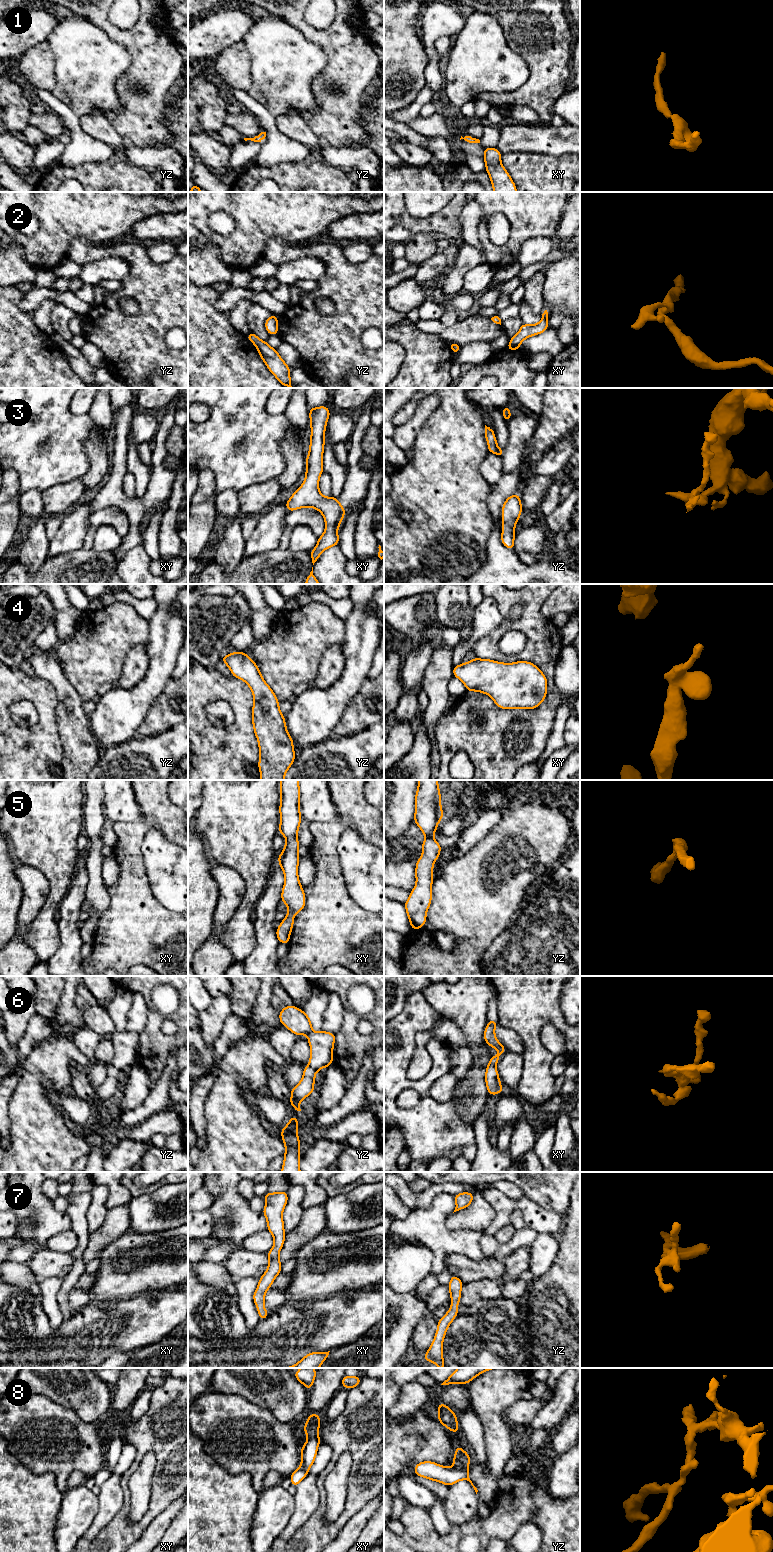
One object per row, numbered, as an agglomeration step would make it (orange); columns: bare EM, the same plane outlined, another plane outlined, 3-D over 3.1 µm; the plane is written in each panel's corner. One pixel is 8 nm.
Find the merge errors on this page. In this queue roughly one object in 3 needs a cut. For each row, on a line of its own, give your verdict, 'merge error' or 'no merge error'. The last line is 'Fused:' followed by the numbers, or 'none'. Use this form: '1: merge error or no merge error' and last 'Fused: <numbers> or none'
1: no merge error
2: no merge error
3: no merge error
4: no merge error
5: no merge error
6: no merge error
7: no merge error
8: merge error
Fused: 8

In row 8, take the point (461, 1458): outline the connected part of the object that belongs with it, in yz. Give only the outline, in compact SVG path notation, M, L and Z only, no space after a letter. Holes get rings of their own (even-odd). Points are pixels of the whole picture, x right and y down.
M457 1445L455 1450L455 1455L453 1457L453 1463L457 1467L463 1467L471 1462L470 1456L466 1451L464 1451L459 1445Z

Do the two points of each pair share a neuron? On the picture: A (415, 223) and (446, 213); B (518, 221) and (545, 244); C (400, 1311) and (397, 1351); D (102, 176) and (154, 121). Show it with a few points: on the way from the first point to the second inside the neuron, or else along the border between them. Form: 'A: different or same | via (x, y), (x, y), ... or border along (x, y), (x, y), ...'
A: same | via (423, 223), (436, 223), (438, 221)
B: different | border along (551, 237), (530, 237), (522, 244), (518, 252)
C: same | via (398, 1321), (397, 1341)
D: different | border along (114, 129), (126, 149)

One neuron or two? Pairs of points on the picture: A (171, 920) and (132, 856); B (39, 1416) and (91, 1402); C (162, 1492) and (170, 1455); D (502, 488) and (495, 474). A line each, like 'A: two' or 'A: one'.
A: one
B: two
C: one
D: two

